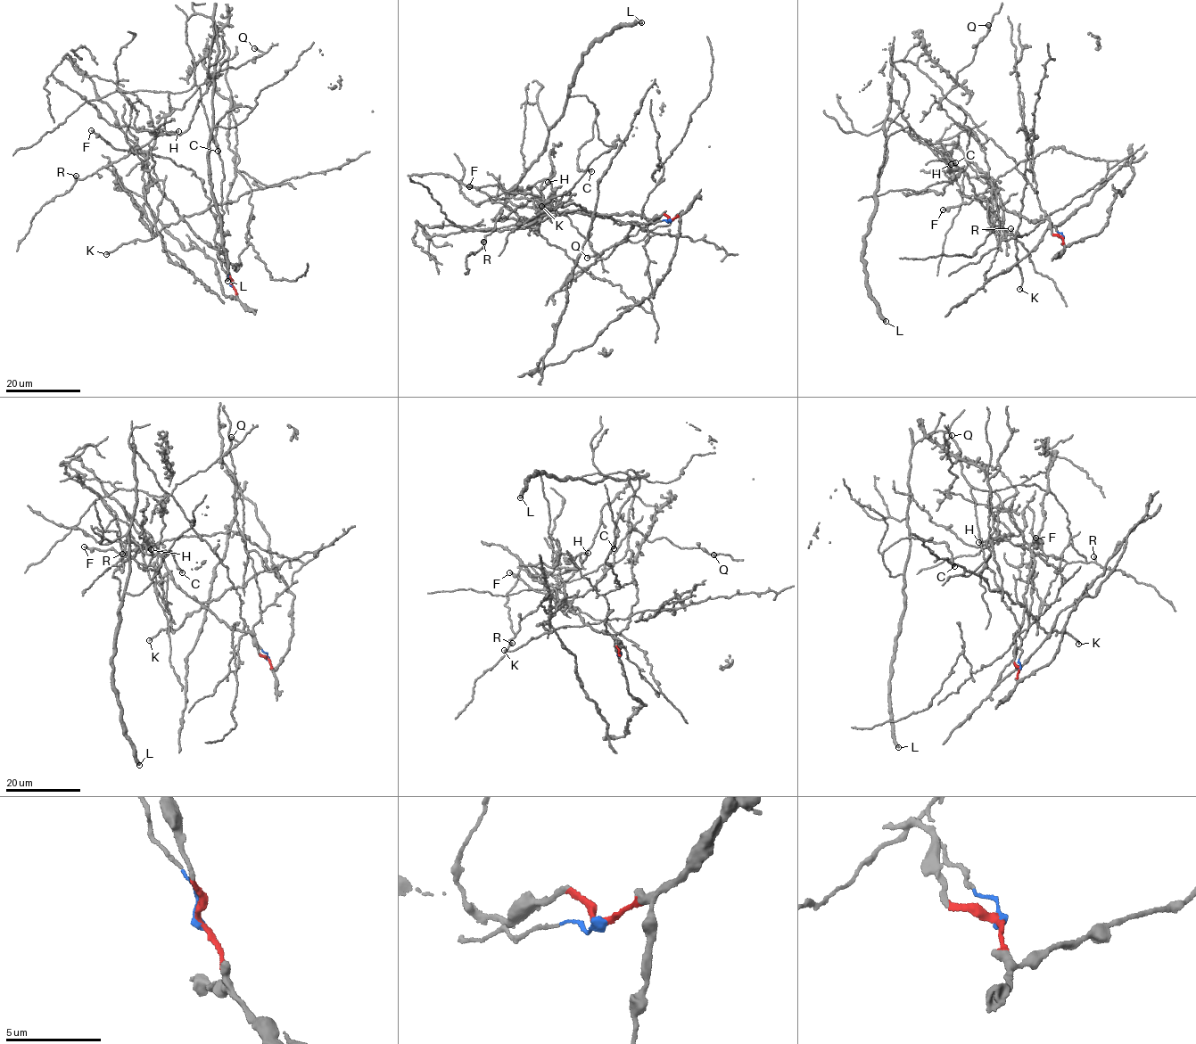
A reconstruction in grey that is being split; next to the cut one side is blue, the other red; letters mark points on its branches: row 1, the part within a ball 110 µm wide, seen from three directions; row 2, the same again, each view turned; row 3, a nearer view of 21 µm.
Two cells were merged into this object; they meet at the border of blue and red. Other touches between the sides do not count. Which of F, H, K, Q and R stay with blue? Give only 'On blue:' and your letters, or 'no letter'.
On blue: no letter

